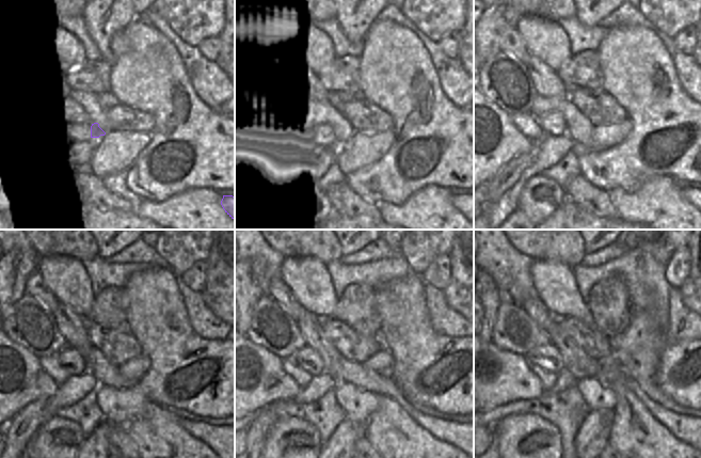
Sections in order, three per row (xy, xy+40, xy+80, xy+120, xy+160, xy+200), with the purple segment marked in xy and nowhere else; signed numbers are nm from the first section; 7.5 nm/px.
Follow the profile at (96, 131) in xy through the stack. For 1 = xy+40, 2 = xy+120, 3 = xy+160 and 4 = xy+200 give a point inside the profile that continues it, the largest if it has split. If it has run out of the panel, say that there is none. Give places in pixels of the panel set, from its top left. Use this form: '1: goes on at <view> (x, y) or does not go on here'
1: goes on at xy+40 (343, 135)
2: goes on at xy+120 (107, 375)
3: goes on at xy+160 (383, 384)
4: goes on at xy+200 (690, 430)

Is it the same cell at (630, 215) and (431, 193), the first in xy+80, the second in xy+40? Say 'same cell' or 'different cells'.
same cell

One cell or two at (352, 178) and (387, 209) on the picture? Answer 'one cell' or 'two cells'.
two cells

